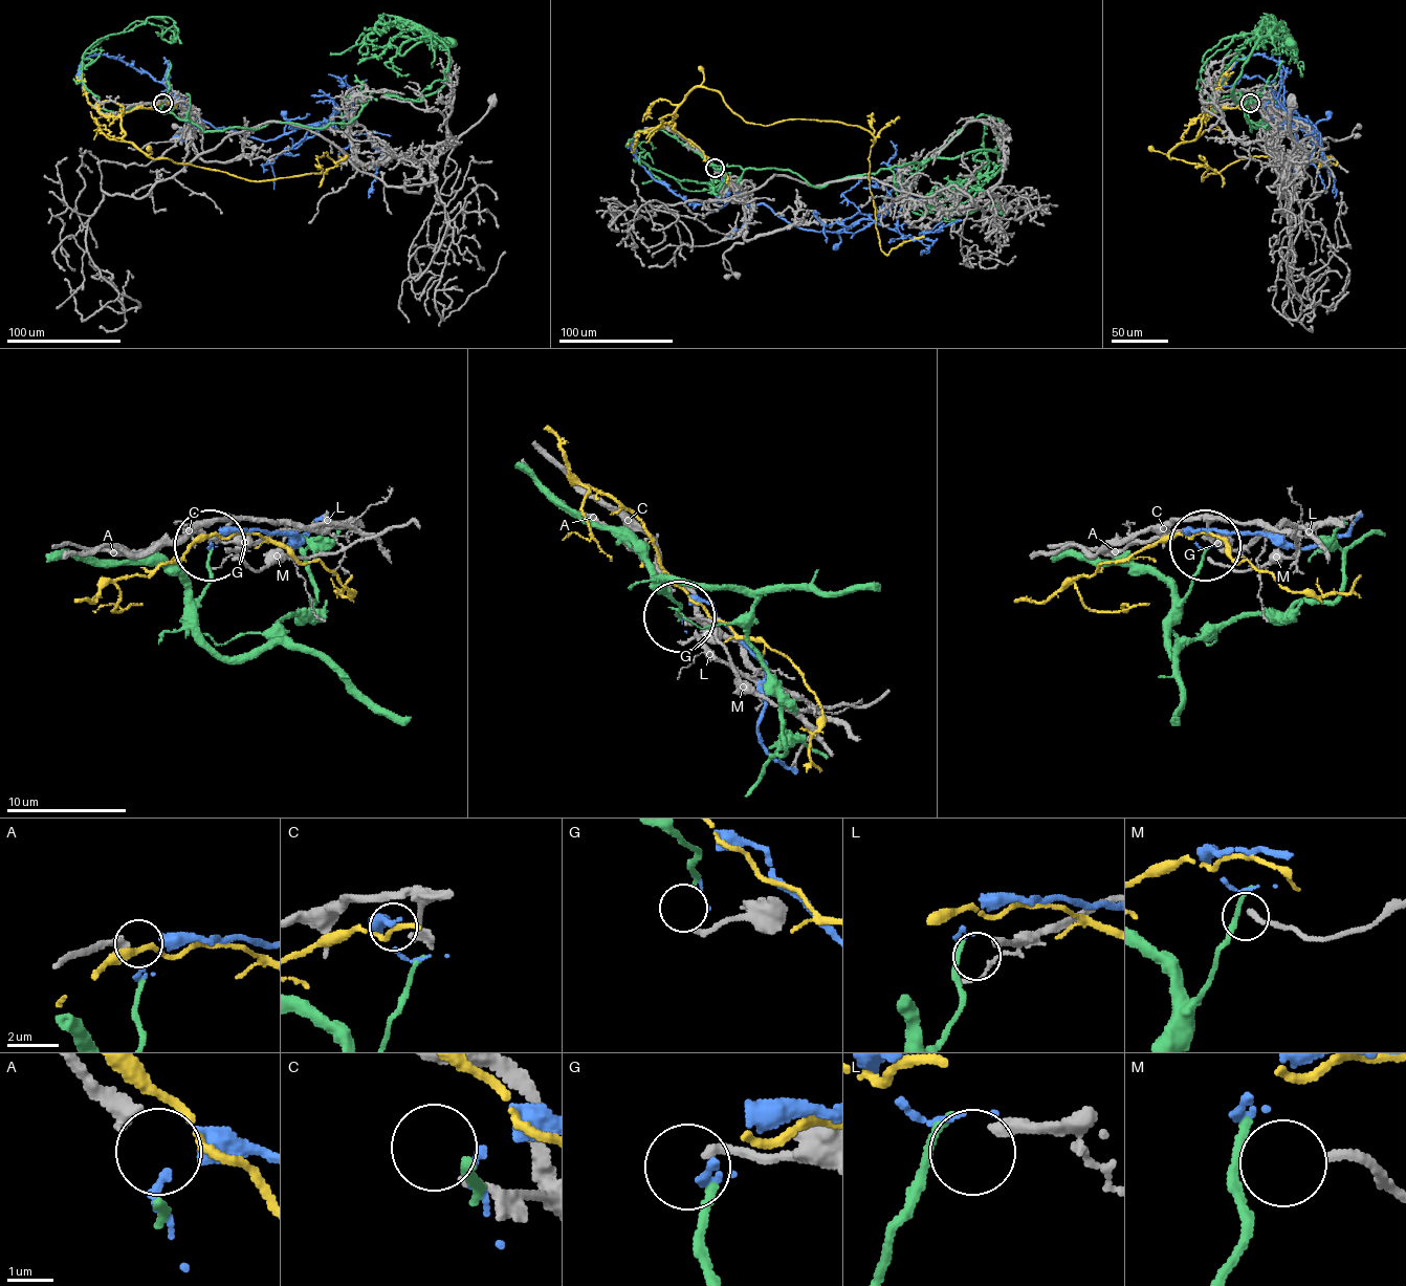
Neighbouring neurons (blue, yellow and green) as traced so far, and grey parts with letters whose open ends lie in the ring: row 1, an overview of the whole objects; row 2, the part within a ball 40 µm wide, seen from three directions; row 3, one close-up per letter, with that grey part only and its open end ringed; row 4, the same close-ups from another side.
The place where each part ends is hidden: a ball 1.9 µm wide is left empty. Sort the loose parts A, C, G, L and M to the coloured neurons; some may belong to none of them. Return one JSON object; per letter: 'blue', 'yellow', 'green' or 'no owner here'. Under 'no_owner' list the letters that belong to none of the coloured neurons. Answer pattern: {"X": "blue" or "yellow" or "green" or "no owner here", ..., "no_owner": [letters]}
{"A": "blue", "C": "no owner here", "G": "green", "L": "no owner here", "M": "no owner here", "no_owner": ["C", "L", "M"]}

